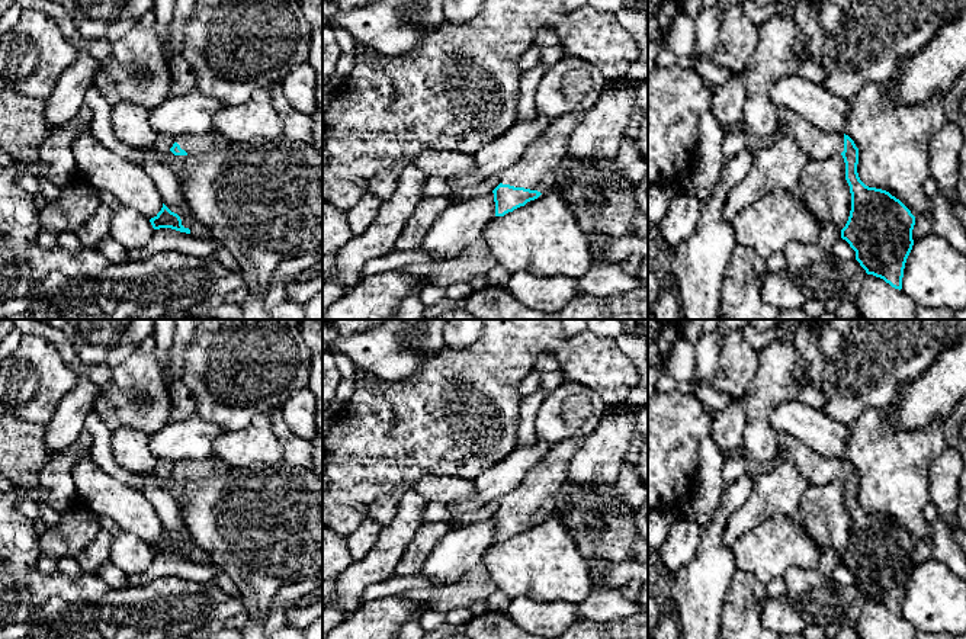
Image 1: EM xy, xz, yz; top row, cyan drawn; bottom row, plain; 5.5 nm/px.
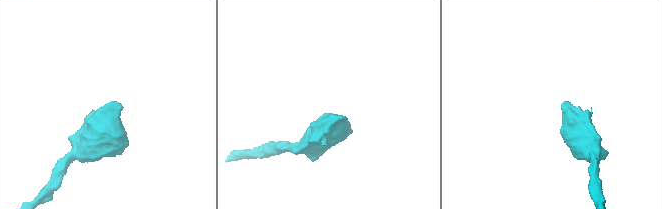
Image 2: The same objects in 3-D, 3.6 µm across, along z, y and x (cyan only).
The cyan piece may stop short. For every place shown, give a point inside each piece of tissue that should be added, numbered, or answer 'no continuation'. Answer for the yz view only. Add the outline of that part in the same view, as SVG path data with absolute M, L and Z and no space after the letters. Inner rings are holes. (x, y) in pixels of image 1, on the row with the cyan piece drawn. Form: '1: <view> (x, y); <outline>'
1: yz (815, 143); M777 106L777 115L779 126L784 128L784 135L792 135L811 160L825 160L844 151L843 134L825 132L782 106Z

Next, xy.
1: xy (212, 141); M212 129L202 137L179 135L174 142L190 155L202 155L225 148L230 141L218 131Z

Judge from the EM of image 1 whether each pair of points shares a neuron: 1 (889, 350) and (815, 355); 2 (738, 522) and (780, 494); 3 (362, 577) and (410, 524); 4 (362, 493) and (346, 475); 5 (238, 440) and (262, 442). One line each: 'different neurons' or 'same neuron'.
1: different neurons
2: same neuron
3: same neuron
4: same neuron
5: same neuron

